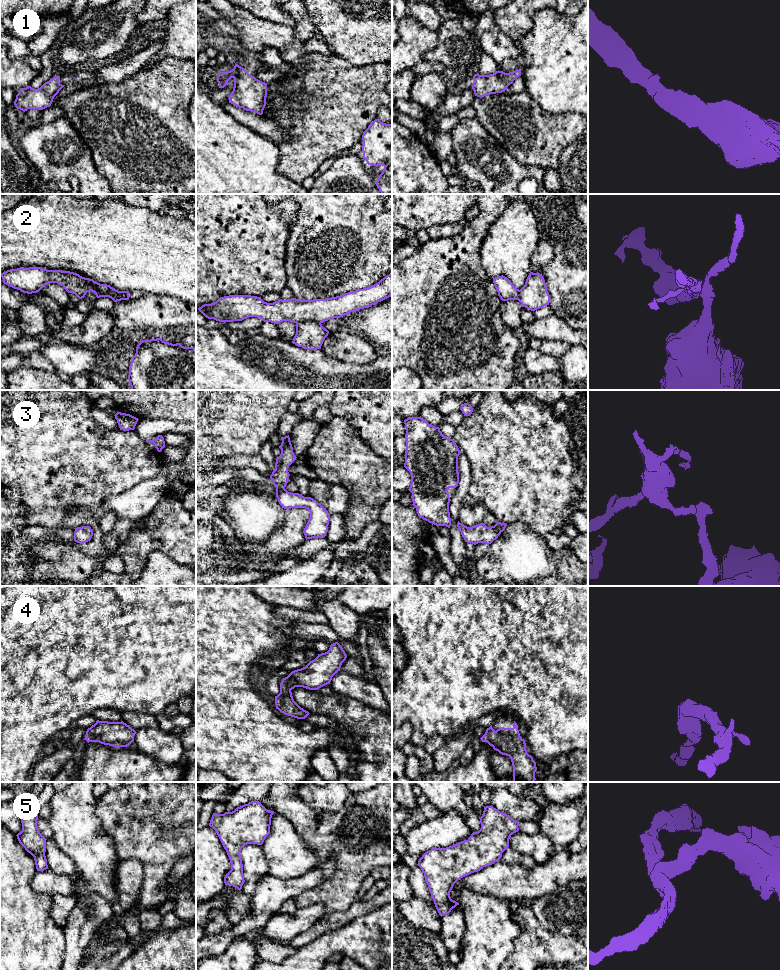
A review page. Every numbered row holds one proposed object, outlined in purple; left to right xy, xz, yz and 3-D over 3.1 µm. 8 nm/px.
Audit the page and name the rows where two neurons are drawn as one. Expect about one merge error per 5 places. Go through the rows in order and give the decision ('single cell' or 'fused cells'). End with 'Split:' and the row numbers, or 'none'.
1: single cell
2: fused cells
3: single cell
4: single cell
5: single cell
Split: 2

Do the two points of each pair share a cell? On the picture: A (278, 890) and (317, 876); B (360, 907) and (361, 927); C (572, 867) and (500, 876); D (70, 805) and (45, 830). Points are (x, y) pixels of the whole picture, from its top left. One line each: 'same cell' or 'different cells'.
A: same cell
B: different cells
C: same cell
D: different cells

